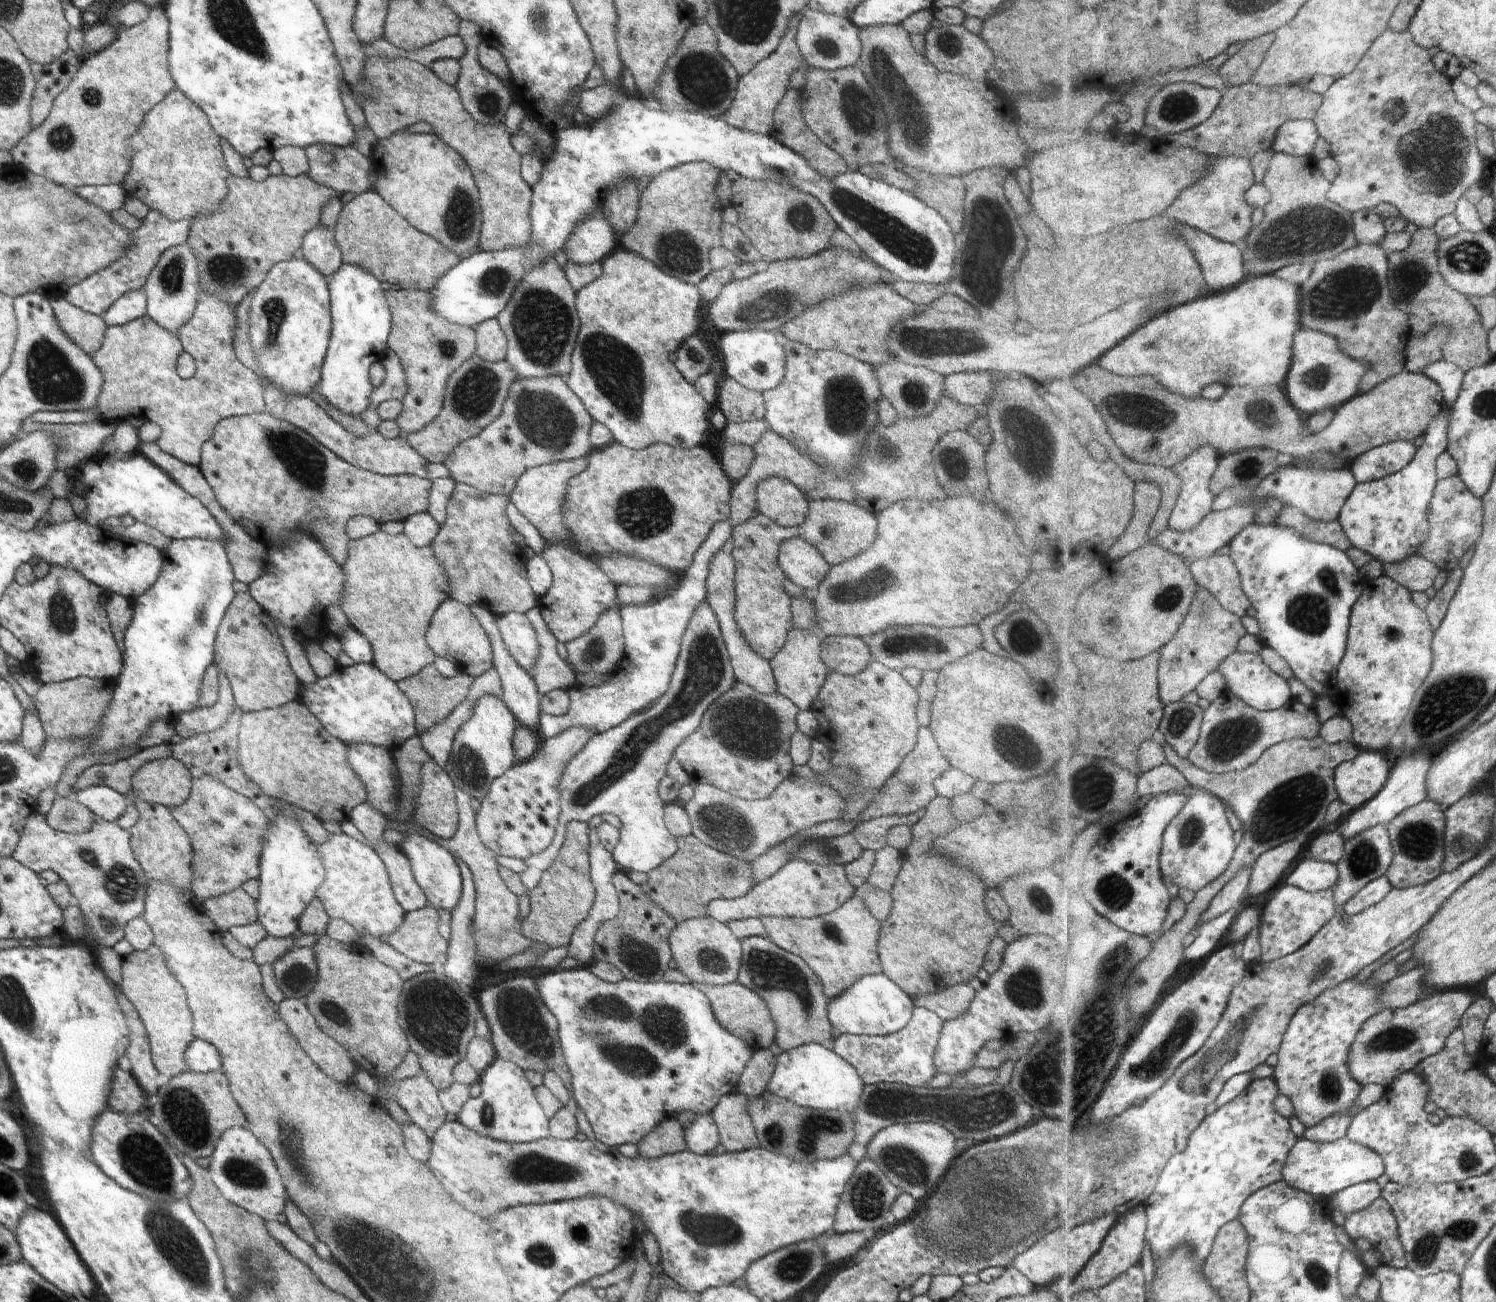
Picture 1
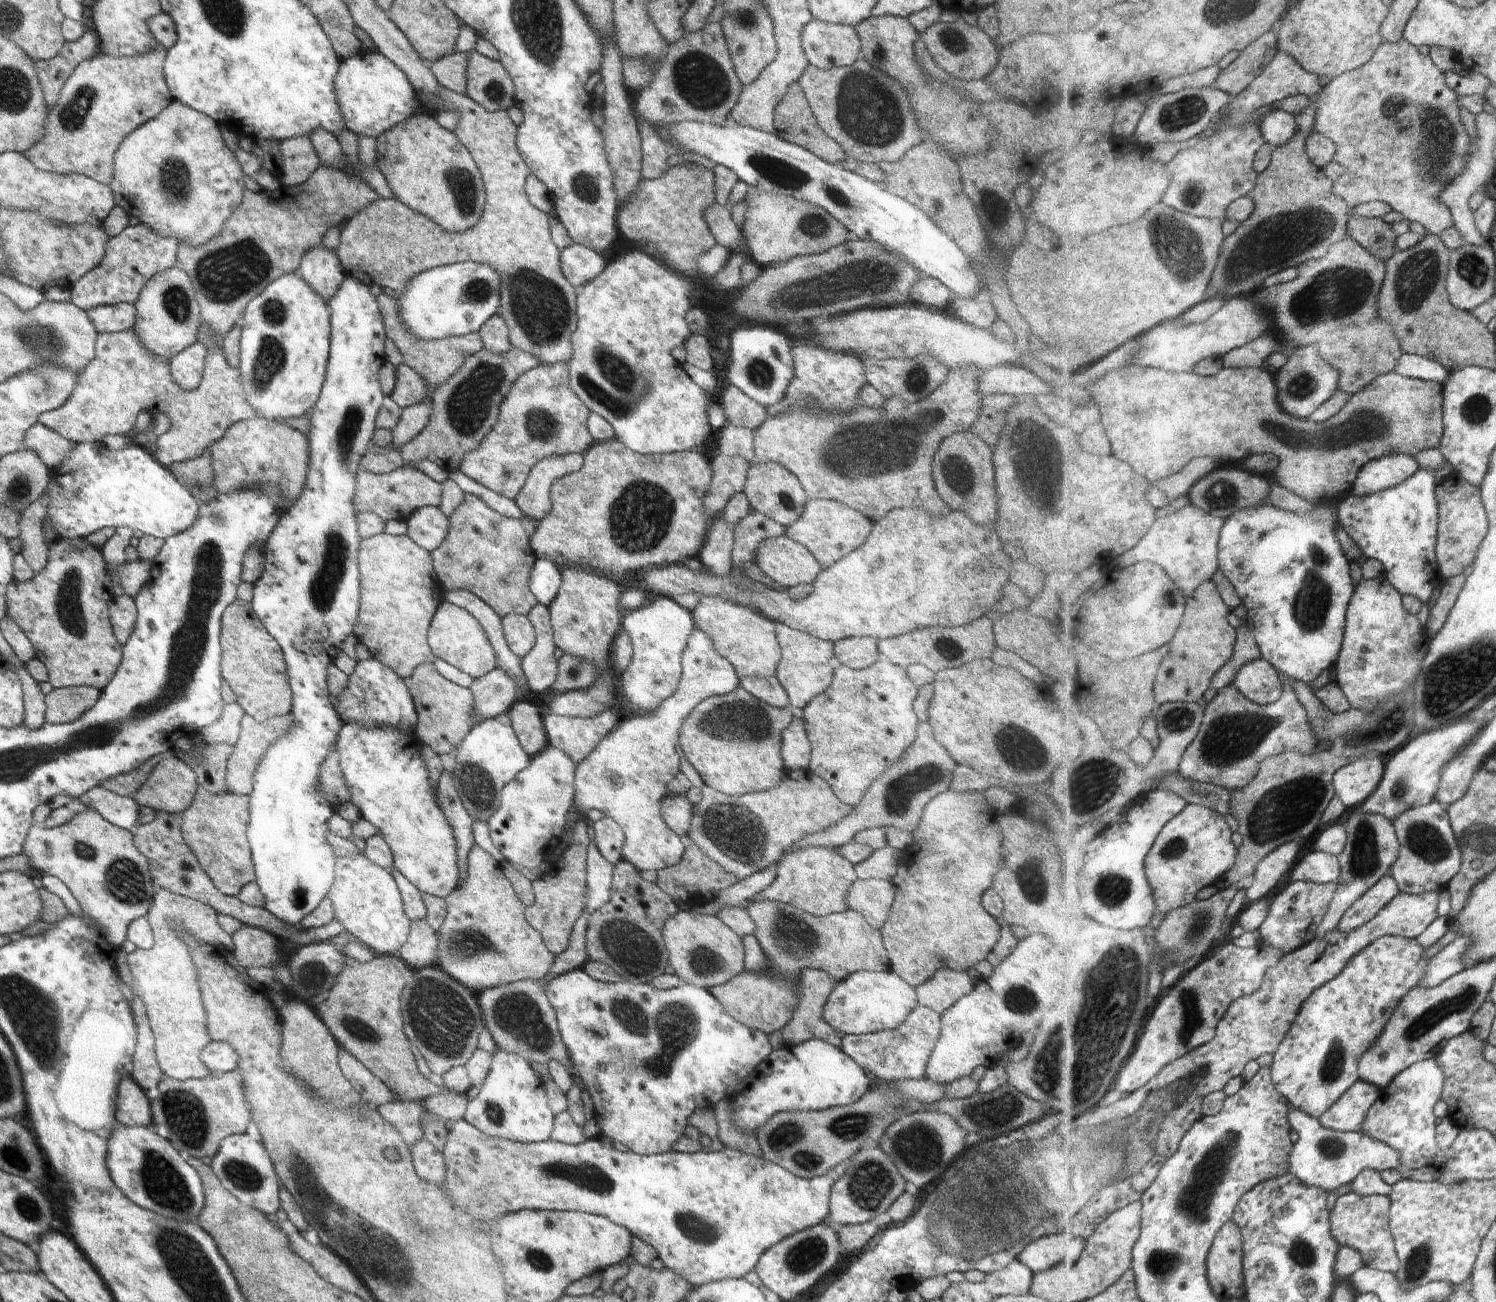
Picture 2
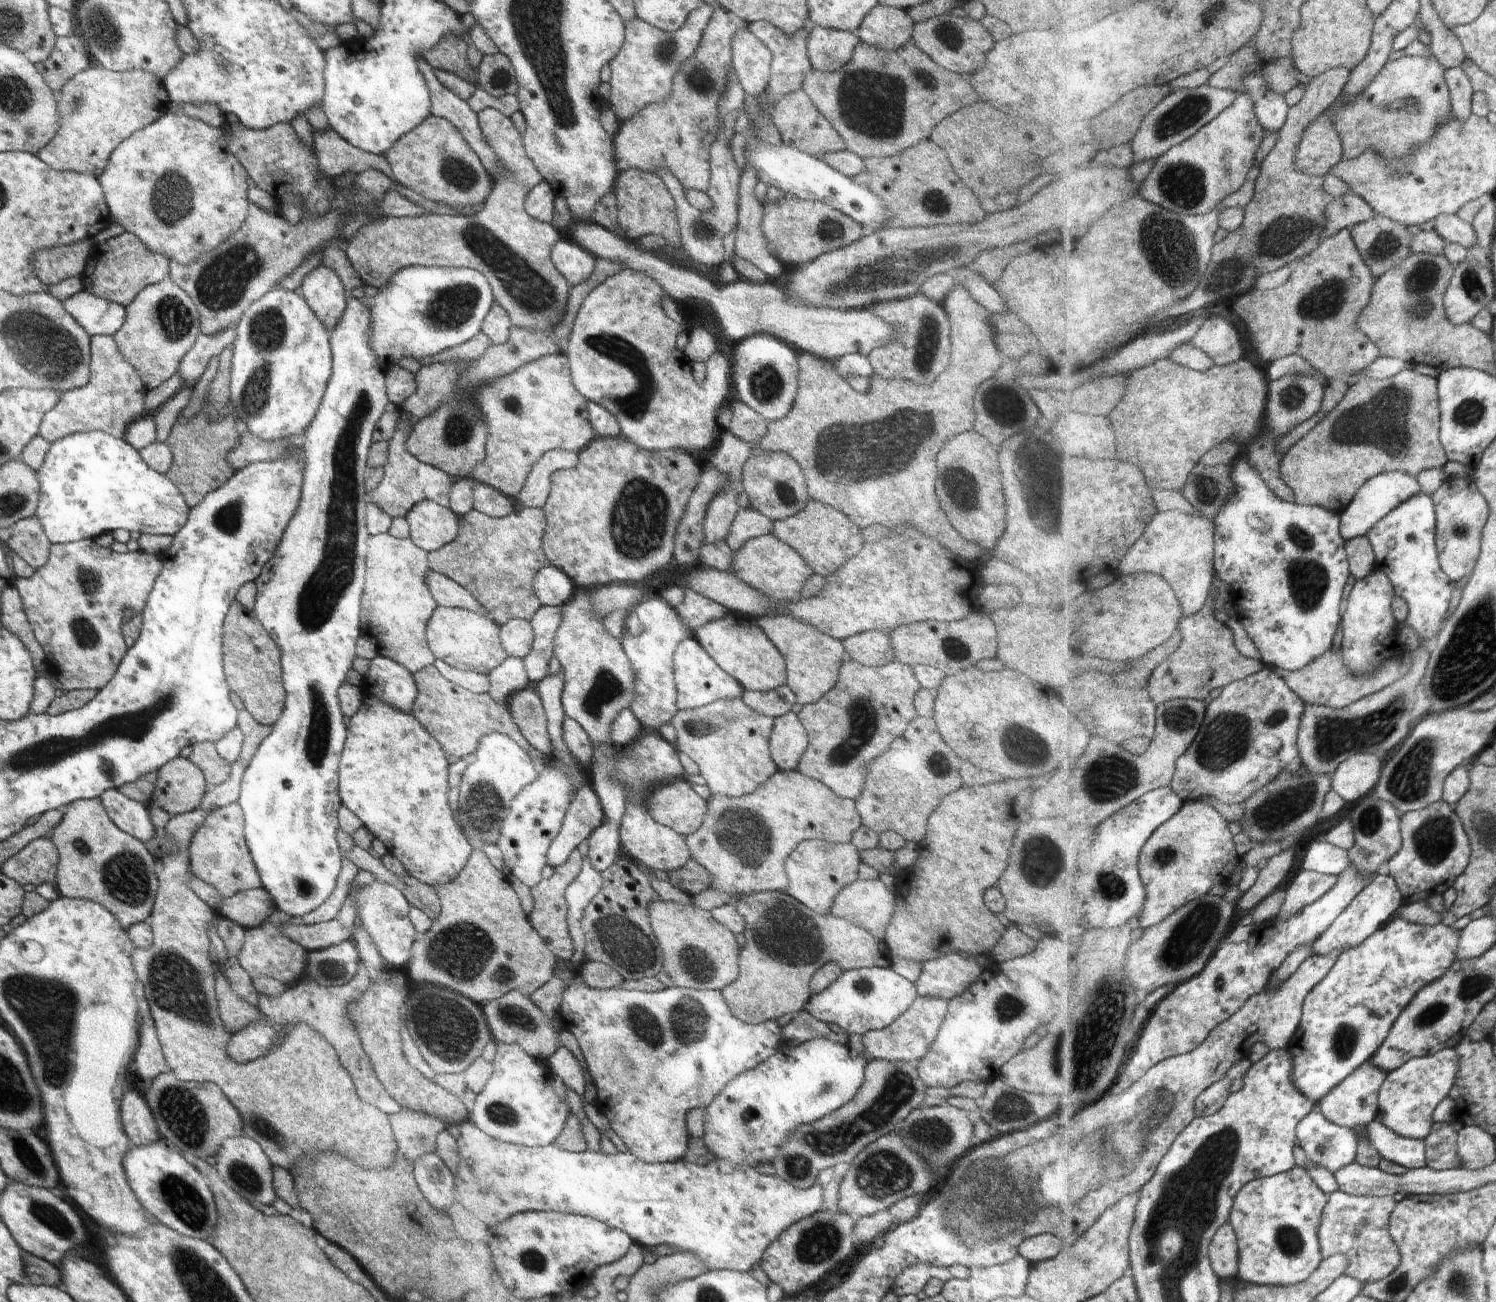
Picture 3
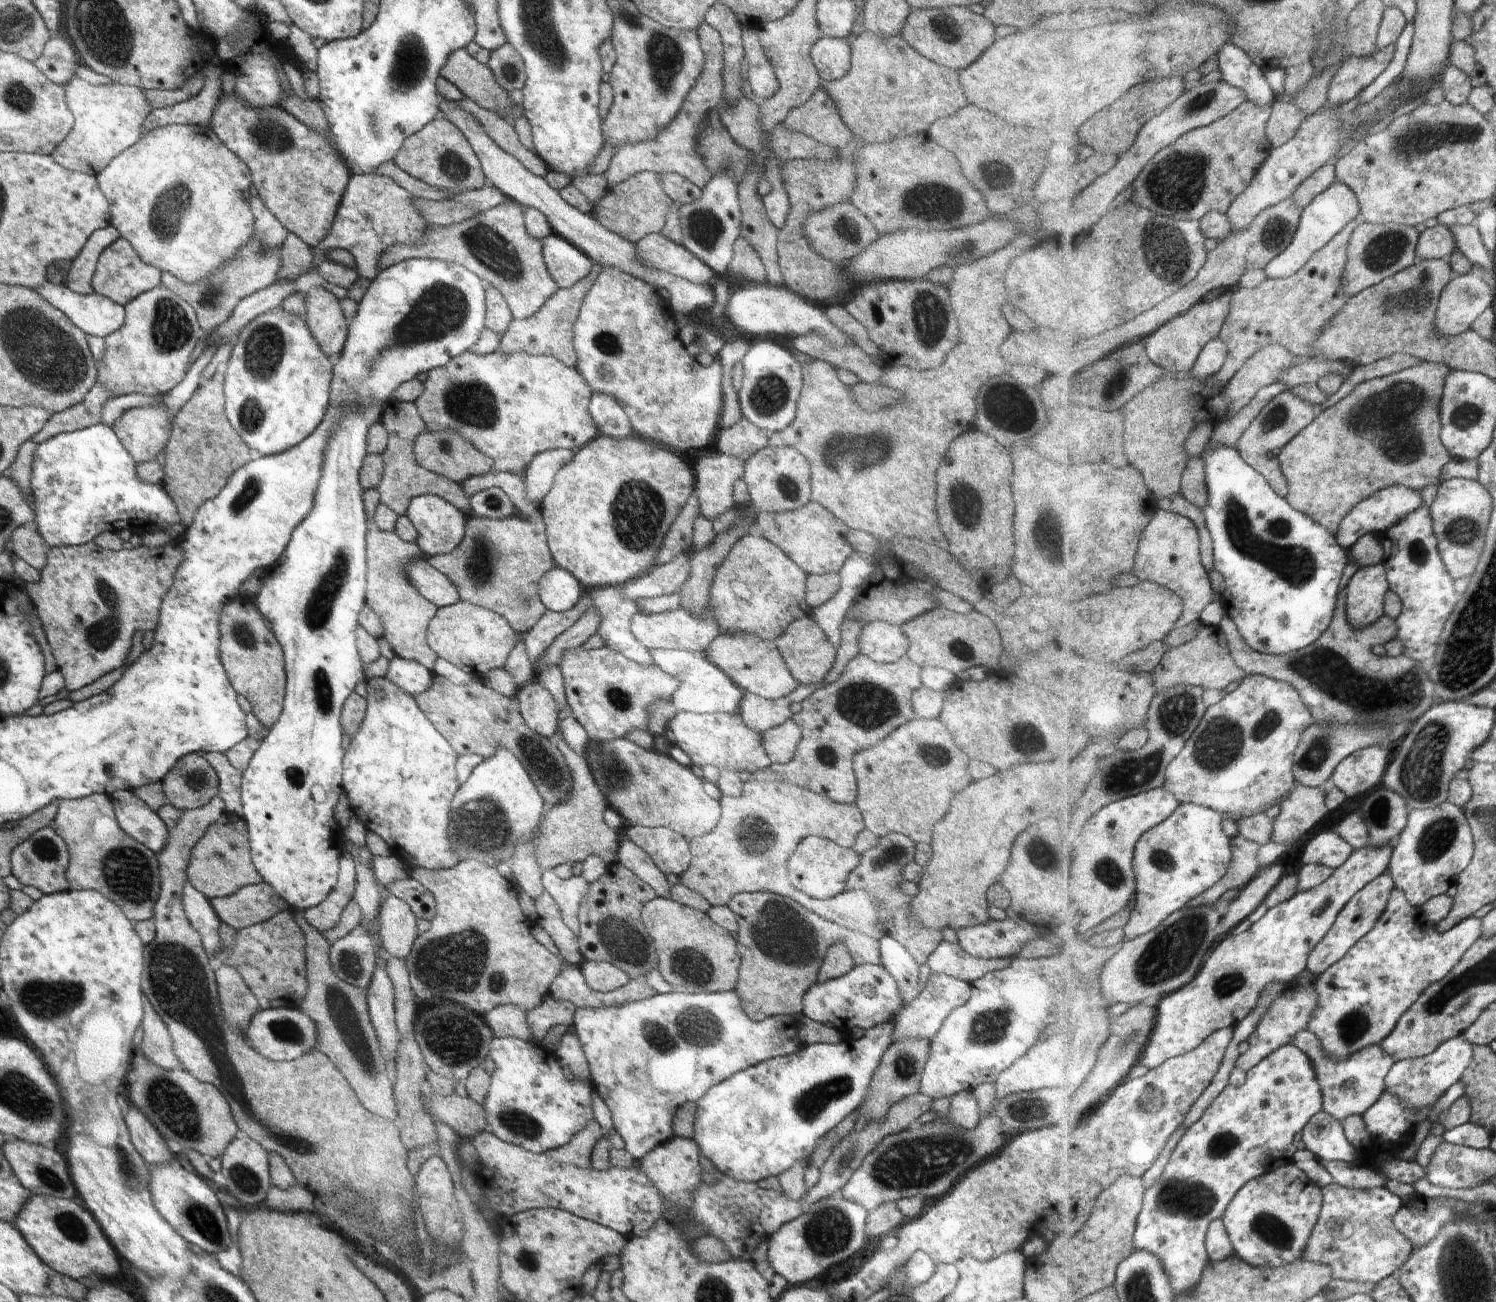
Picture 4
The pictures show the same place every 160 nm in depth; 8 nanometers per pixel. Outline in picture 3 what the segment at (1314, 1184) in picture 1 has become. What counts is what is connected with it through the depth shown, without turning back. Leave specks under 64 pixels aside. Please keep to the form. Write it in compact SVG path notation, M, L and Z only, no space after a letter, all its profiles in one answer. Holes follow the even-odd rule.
M1315 1110L1311 1115L1304 1118L1303 1123L1299 1125L1299 1140L1301 1146L1308 1154L1308 1164L1324 1166L1332 1174L1338 1174L1346 1167L1351 1167L1358 1160L1360 1152L1360 1138L1355 1129L1338 1125L1328 1120L1321 1110ZM1382 1121L1374 1127L1380 1156L1408 1169L1428 1167L1426 1140L1414 1140L1400 1136L1388 1129Z

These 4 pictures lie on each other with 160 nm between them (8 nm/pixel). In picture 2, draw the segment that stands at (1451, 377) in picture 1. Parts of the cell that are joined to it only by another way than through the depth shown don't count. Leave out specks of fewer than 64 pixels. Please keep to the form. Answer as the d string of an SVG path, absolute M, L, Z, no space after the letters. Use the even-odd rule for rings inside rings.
M1404 353L1394 372L1407 377L1436 381L1444 386L1451 375L1449 370L1440 361L1414 353Z

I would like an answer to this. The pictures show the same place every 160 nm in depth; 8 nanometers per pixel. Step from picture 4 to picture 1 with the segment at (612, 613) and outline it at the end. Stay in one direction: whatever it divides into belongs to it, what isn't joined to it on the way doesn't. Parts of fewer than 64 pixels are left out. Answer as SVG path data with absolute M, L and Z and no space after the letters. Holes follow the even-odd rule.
M720 520L720 522L714 524L708 538L706 538L706 541L698 548L693 558L691 565L692 572L684 574L682 582L678 585L676 592L674 592L672 596L666 596L662 598L662 600L652 602L651 604L621 606L619 612L623 625L624 651L618 665L612 668L612 672L608 672L609 678L607 681L604 681L602 686L590 688L576 684L566 689L566 694L568 694L568 700L570 702L568 712L560 717L541 716L539 718L537 735L541 740L559 736L564 730L568 730L568 728L572 728L572 726L588 726L588 728L594 728L597 733L611 730L628 720L632 714L648 709L664 696L668 691L672 674L674 673L675 665L678 661L682 636L684 632L686 632L688 622L690 622L690 618L694 616L698 604L702 604L702 602L706 600L705 581L709 574L710 560L712 560L712 558L720 552L720 548L723 548L724 544L731 539L733 528L729 520Z

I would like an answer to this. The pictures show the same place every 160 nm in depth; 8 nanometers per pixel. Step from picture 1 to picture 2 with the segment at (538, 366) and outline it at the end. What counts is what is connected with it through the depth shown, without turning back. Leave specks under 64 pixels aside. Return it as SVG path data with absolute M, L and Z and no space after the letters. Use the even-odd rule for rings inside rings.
M441 86L439 98L434 101L418 99L422 112L436 115L436 112L458 110L460 122L453 133L468 149L479 168L486 198L480 220L467 231L451 233L439 227L433 220L422 213L413 211L396 199L378 199L365 209L356 213L342 226L341 241L335 250L343 269L348 274L367 286L378 284L397 293L403 291L411 278L421 272L442 265L476 261L493 268L500 279L500 306L498 315L506 321L509 339L514 347L533 354L542 363L568 363L572 358L571 336L577 327L576 288L568 282L561 271L558 247L550 237L548 214L534 208L528 200L525 184L531 174L528 165L522 160L516 146L517 126L508 116L507 111L488 112L466 95L459 95Z

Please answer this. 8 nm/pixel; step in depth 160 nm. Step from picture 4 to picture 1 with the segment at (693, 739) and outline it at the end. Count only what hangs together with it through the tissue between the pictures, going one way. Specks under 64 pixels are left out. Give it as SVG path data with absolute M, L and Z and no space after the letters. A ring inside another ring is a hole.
M736 681L733 688L730 688L723 696L720 696L713 704L710 704L710 708L702 716L700 727L676 748L674 758L676 758L682 770L696 781L720 788L720 790L724 790L724 792L728 792L728 794L746 801L769 798L776 791L776 788L793 774L794 762L792 762L792 758L790 757L790 740L798 731L797 716L799 712L800 708L796 704L793 704L788 698L785 698L778 692L761 694L758 690L754 690L754 688L750 688L746 684Z

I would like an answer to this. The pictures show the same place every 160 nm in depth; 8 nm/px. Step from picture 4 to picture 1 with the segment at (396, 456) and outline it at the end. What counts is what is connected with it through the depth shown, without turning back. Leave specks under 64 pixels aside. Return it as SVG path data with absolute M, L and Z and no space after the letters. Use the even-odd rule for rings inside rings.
M267 413L239 415L216 424L212 438L201 449L201 460L197 467L214 492L216 504L248 532L254 540L272 546L276 540L286 542L286 532L306 532L312 538L320 540L328 556L340 568L348 559L348 538L345 525L348 520L358 516L368 516L376 523L403 522L417 513L428 511L428 494L431 482L412 474L380 475L354 468L335 456L316 438L292 426L284 420L278 420Z

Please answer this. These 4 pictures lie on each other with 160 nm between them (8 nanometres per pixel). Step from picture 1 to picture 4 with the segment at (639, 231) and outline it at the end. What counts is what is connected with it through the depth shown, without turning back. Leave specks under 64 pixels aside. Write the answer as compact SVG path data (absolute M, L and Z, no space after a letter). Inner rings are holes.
M644 171L620 181L610 188L608 196L593 206L593 217L608 230L635 244L650 233L660 233L666 226L666 216L673 200L664 192L658 174Z

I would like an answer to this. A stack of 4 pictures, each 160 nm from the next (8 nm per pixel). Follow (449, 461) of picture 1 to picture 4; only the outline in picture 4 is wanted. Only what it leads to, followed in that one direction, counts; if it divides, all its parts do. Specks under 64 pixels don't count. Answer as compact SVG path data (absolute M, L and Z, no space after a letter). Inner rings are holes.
M500 349L485 355L466 351L444 366L429 370L423 385L424 392L414 404L427 430L431 433L444 431L445 428L456 430L462 438L494 461L495 473L509 472L524 479L528 463L538 453L554 449L575 452L600 434L589 413L593 390L582 378L578 368L564 366L554 357L524 351L505 353Z

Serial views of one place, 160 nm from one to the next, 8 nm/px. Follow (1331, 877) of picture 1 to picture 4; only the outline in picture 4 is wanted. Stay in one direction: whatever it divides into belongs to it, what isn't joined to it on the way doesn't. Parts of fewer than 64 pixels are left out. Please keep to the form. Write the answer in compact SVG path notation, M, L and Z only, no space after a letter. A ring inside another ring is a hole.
M1336 829L1316 835L1303 854L1304 864L1321 864L1334 870L1344 866L1356 849Z

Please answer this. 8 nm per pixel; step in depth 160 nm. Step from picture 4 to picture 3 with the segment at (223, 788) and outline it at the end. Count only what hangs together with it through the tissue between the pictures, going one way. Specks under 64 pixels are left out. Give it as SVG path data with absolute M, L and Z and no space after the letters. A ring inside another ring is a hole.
M212 742L194 744L187 759L200 768L209 788L218 786L230 778L230 763L218 755Z

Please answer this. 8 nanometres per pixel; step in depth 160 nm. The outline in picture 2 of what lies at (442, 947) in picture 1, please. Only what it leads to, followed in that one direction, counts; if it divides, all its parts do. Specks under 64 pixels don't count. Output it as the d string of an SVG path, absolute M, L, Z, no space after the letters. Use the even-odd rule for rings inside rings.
M424 921L411 922L408 940L401 946L398 957L408 962L414 970L434 966L438 937Z

